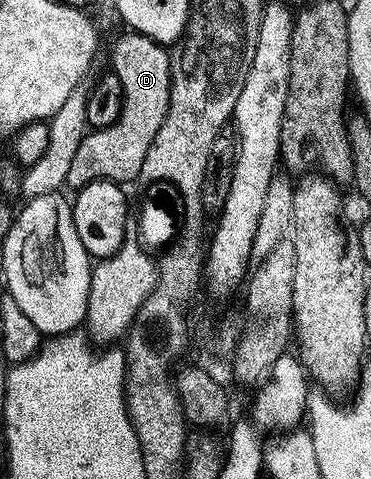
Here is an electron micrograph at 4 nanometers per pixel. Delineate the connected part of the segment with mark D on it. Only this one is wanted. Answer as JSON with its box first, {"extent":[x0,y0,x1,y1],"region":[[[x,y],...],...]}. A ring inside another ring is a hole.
{"extent":[66,33,171,189],"region":[[[126,33],[111,47],[110,70],[121,81],[121,93],[123,94],[123,108],[113,121],[105,129],[96,131],[88,130],[83,136],[81,145],[77,145],[77,153],[69,164],[69,177],[66,186],[78,189],[89,185],[98,179],[107,179],[110,183],[127,185],[130,179],[139,179],[141,165],[145,165],[145,153],[149,153],[149,145],[153,145],[153,137],[157,137],[157,129],[165,121],[165,113],[169,109],[169,89],[171,88],[171,58],[166,46],[162,43],[155,43],[149,37],[138,33]]]}

